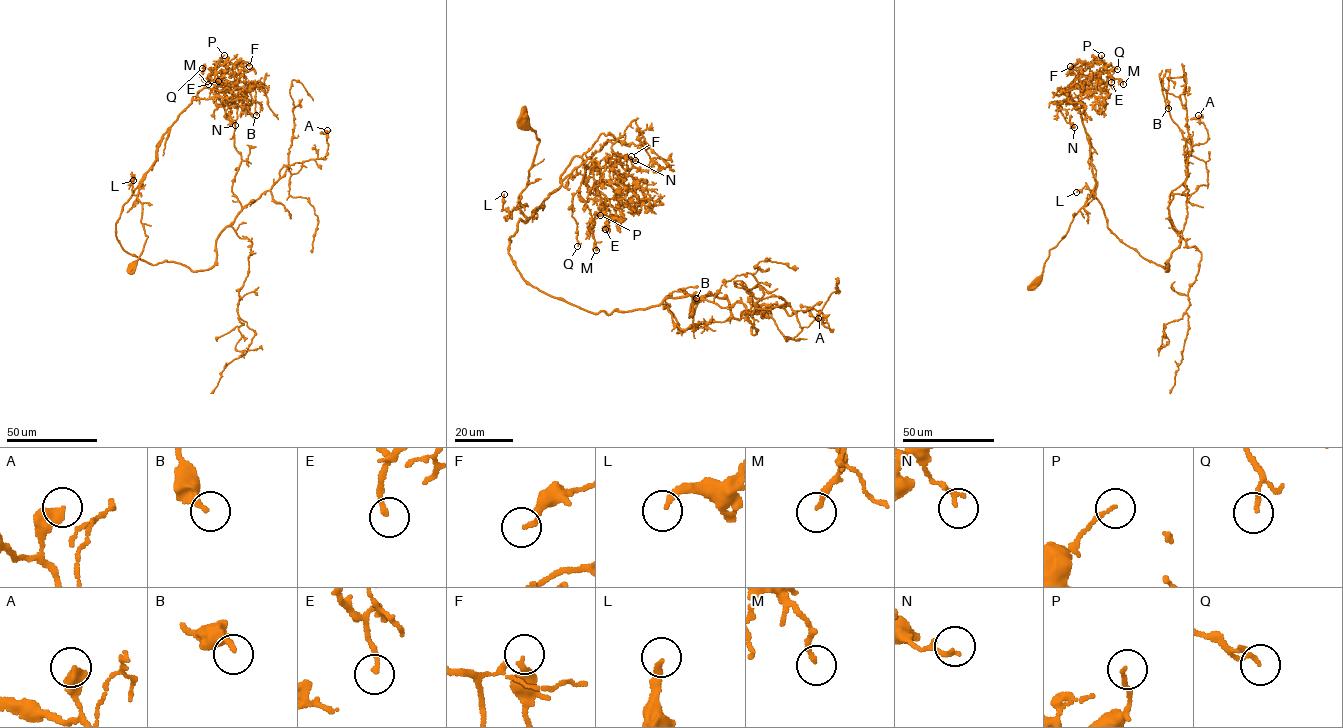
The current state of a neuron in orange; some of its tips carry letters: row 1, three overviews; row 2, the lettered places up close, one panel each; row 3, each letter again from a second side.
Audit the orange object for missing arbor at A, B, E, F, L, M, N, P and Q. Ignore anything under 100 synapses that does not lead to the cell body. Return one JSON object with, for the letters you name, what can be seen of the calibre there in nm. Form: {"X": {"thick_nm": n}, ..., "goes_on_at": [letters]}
{"goes_on_at": []}

